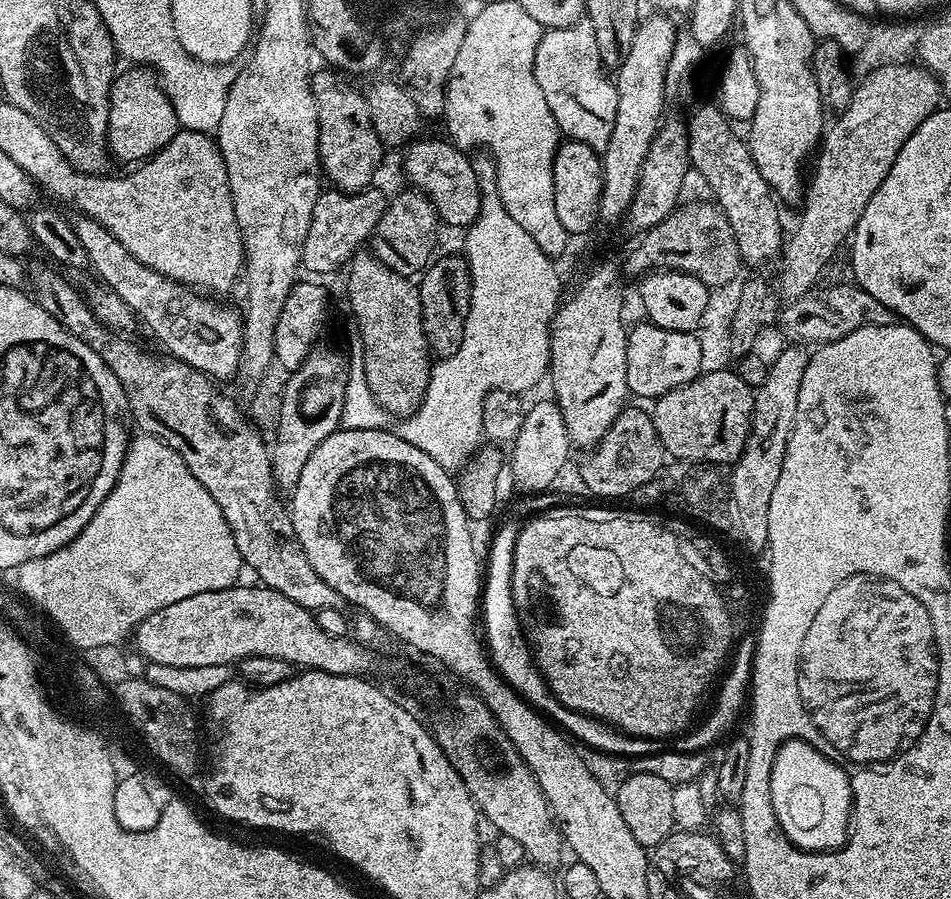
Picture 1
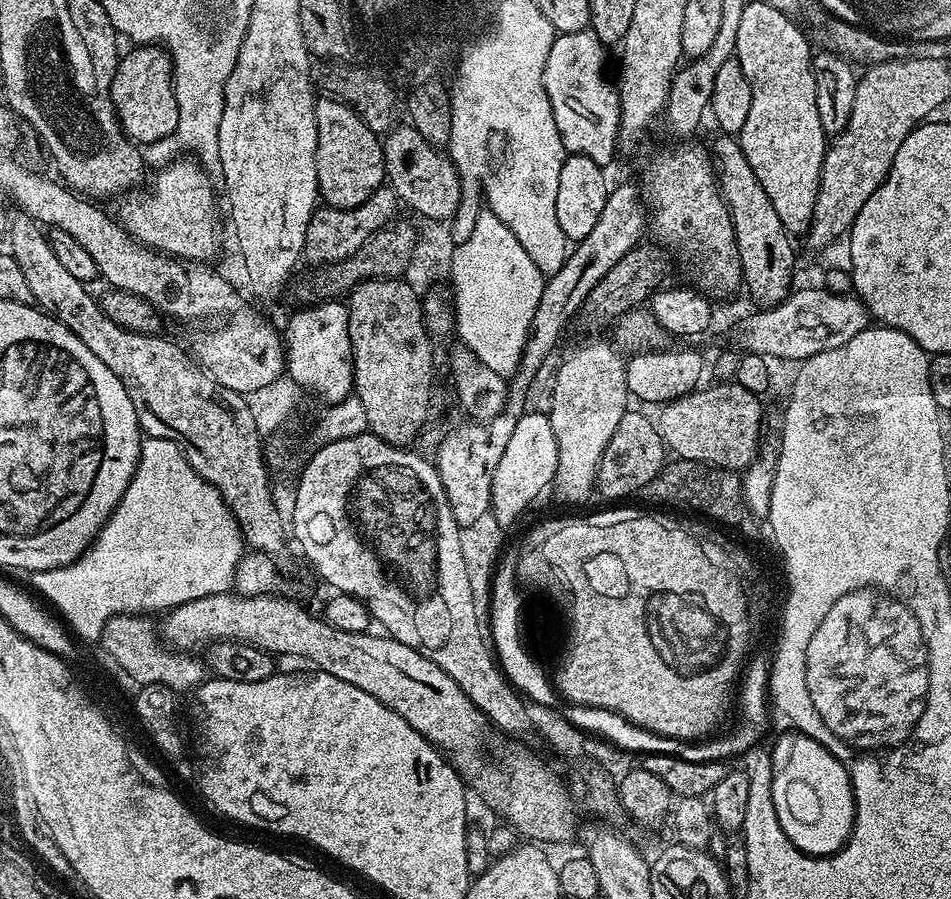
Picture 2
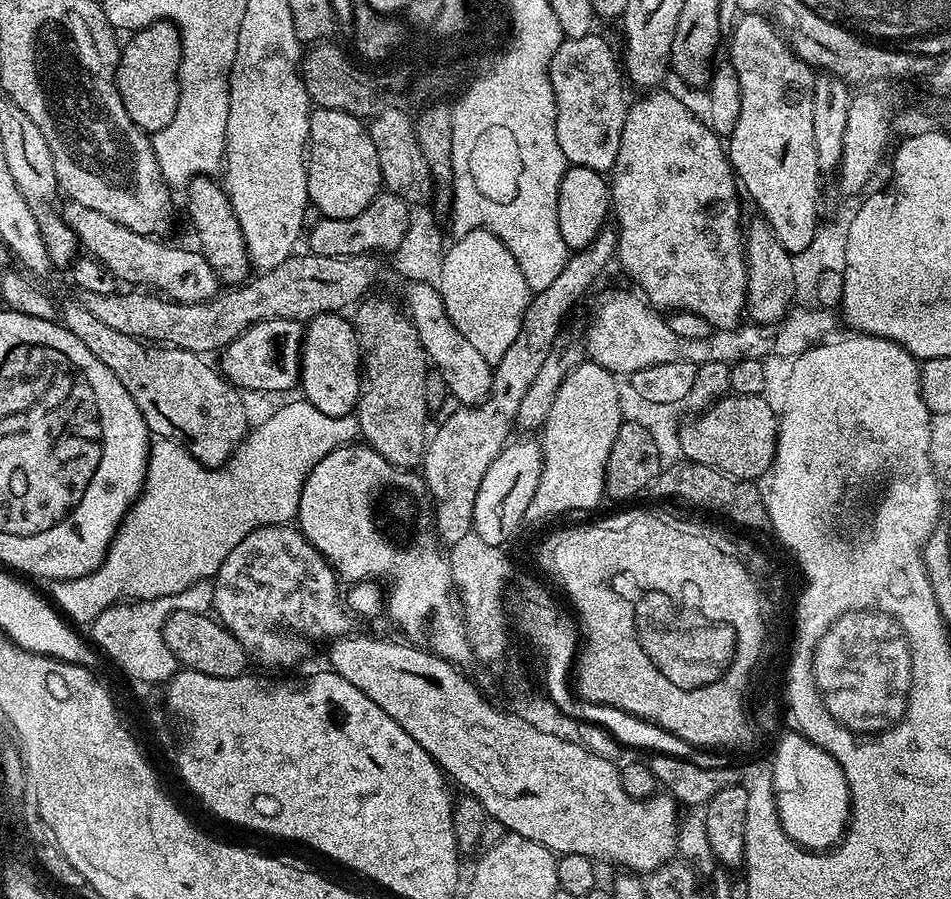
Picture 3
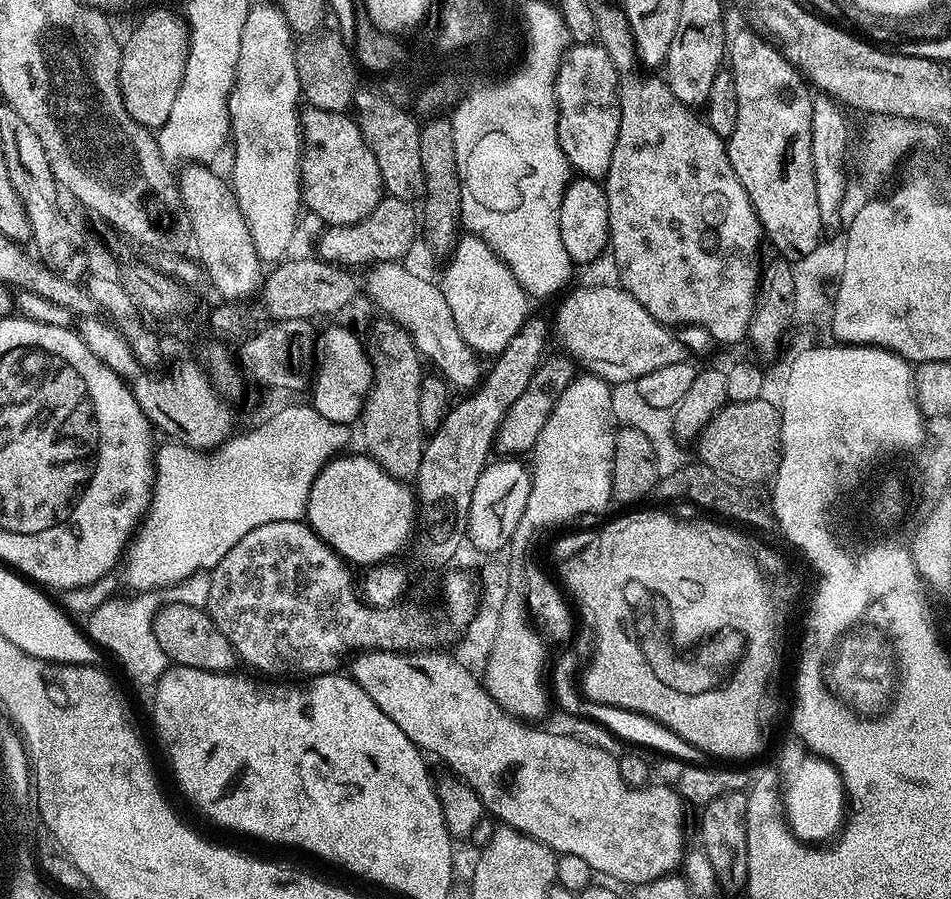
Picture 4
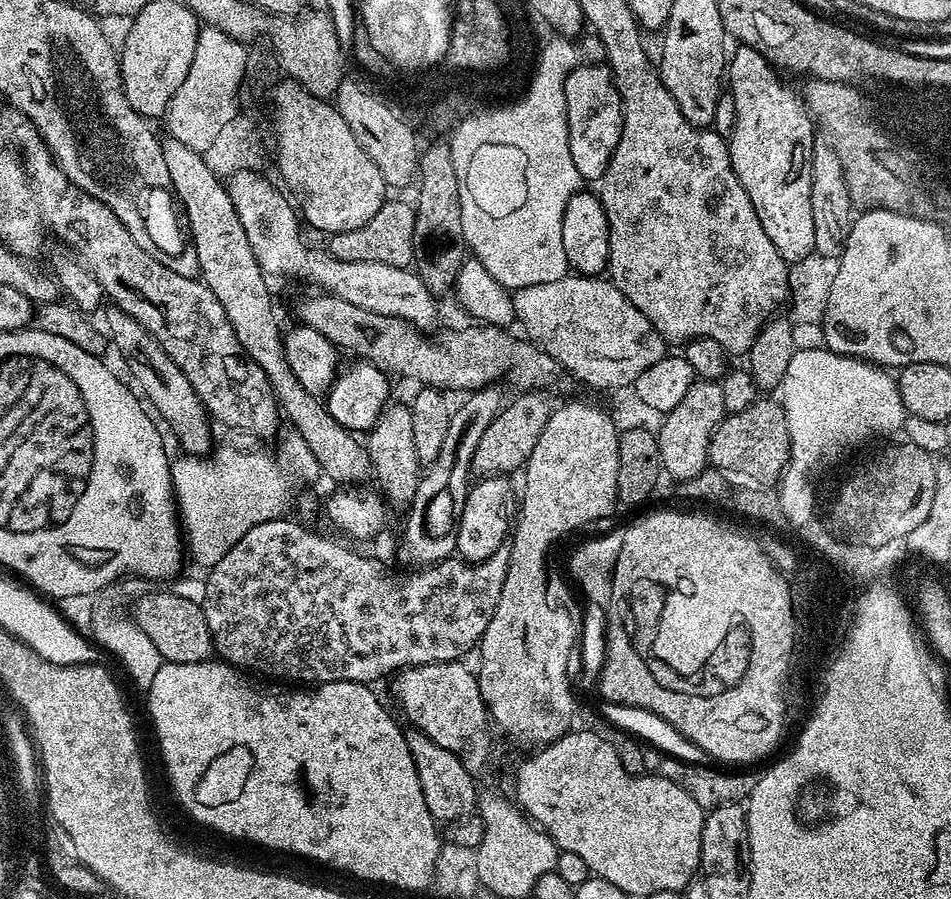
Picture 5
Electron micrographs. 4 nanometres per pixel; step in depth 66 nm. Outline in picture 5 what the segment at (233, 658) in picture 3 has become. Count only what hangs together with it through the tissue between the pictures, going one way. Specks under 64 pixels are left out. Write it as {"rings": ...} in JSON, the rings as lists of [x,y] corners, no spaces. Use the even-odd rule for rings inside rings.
{"rings":[[[176,590],[170,592],[150,592],[136,600],[130,612],[143,634],[158,648],[158,653],[170,664],[189,664],[213,659],[214,649],[210,626],[206,626],[203,607],[187,598],[179,596]]]}

